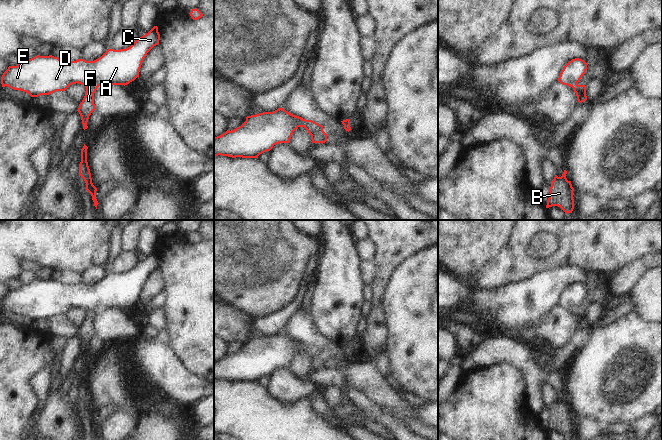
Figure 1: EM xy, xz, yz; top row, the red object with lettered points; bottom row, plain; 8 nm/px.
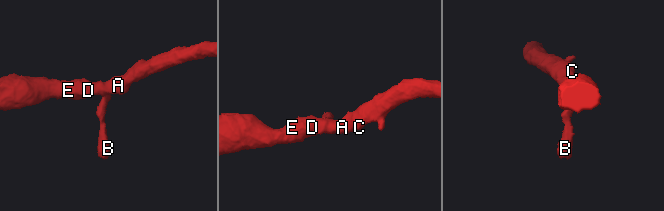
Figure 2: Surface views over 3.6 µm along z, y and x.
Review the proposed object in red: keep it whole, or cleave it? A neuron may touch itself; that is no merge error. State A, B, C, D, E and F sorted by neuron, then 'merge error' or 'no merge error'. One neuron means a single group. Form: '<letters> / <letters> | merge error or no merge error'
A C D E / B F | merge error

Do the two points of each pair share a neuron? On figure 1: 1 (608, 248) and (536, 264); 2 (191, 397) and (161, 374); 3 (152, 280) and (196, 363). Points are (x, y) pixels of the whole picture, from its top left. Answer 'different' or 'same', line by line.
1: same
2: same
3: different

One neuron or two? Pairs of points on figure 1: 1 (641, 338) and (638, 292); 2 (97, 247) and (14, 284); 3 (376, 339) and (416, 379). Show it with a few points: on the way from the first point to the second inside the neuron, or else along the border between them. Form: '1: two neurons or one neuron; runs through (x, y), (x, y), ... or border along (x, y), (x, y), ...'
1: two neurons; border along (633, 311), (651, 323)
2: two neurons; border along (16, 278), (10, 280)
3: two neurons; border along (386, 324), (386, 344), (383, 348)

